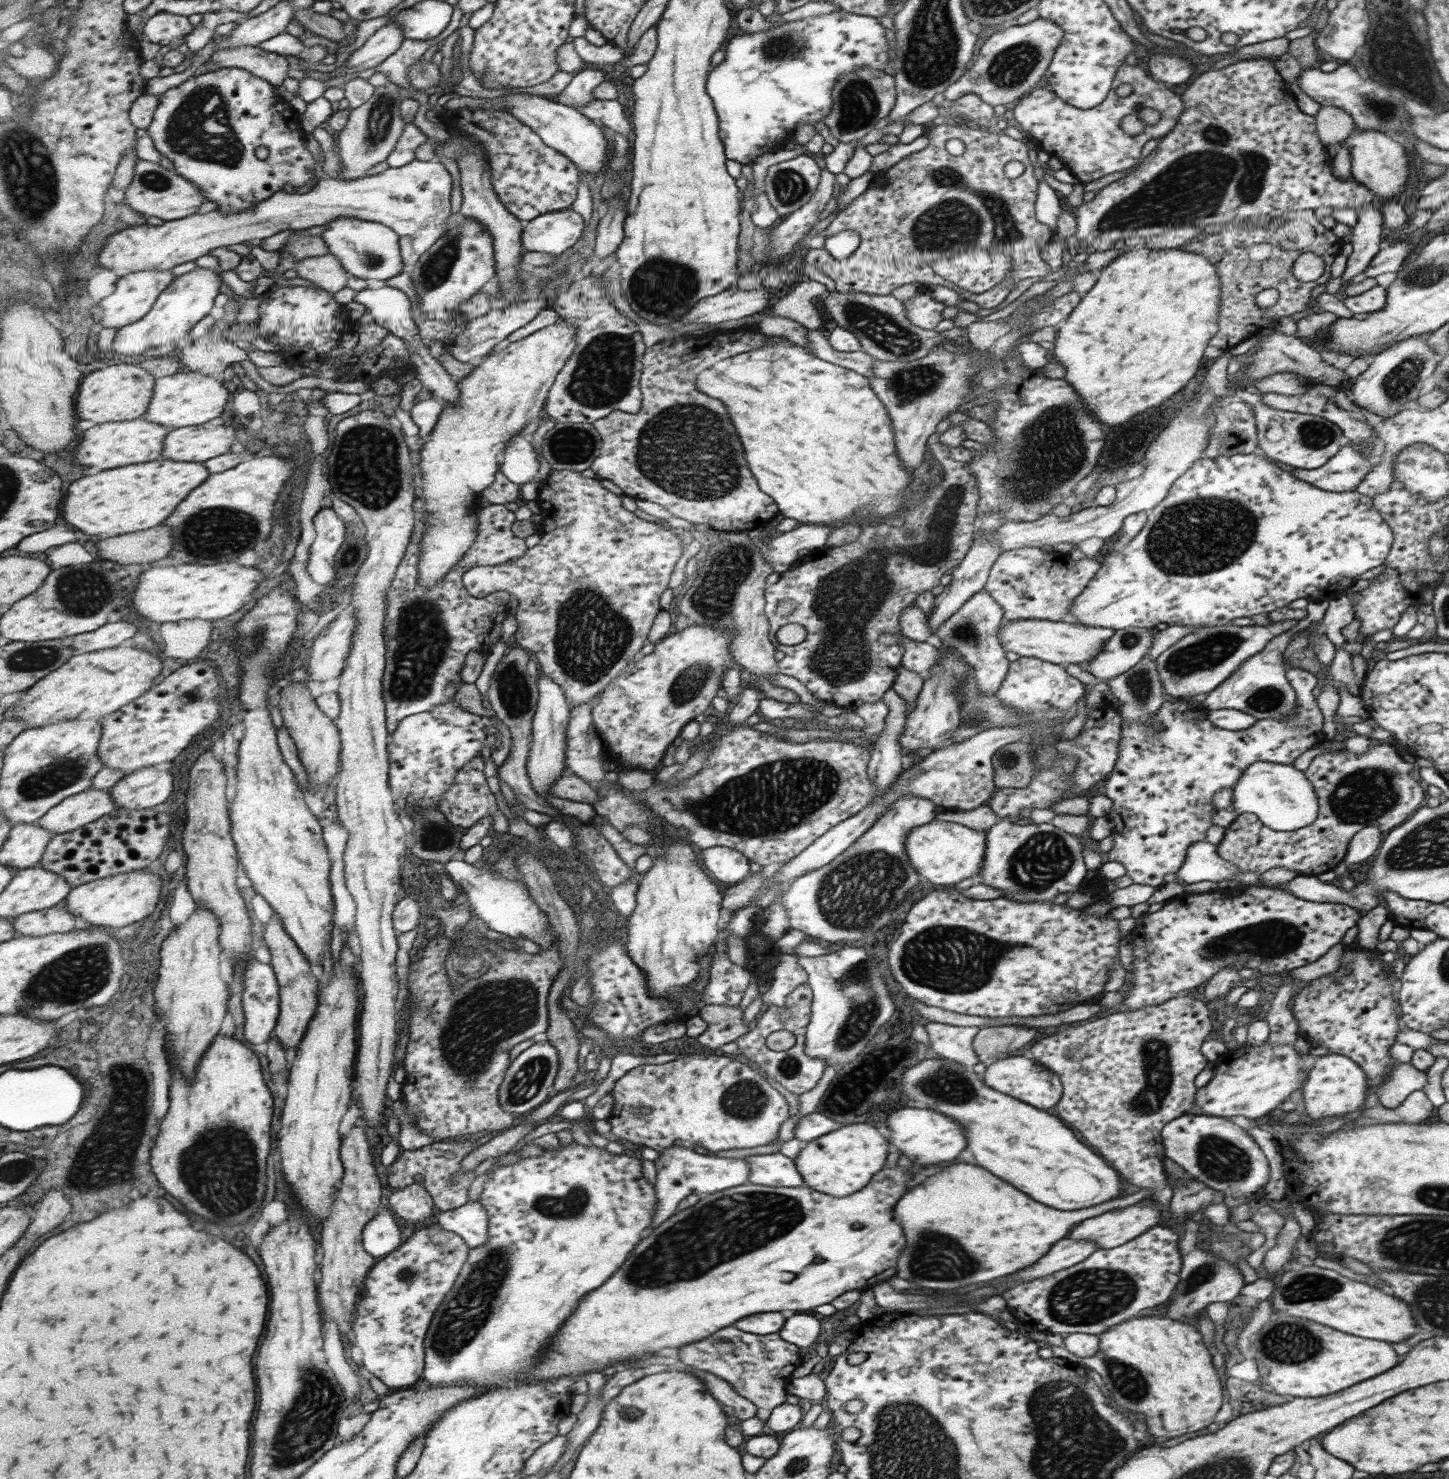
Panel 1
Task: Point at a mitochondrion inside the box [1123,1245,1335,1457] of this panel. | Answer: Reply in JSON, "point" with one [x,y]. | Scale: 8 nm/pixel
{"point":[1284,1343]}

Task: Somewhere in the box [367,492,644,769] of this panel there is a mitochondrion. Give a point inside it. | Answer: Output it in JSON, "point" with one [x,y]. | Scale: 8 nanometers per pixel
{"point":[591,636]}

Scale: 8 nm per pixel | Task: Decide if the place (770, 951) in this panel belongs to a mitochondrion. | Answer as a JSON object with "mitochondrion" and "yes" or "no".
{"mitochondrion":"no"}

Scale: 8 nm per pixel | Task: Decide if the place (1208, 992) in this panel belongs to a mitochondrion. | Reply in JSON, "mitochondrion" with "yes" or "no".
{"mitochondrion":"no"}

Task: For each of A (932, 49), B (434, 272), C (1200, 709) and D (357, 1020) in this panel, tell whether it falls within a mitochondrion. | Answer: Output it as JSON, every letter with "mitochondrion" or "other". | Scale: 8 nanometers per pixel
{"A":"mitochondrion","B":"mitochondrion","C":"other","D":"other"}

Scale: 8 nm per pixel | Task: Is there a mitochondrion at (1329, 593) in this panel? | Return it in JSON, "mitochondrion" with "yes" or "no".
{"mitochondrion":"no"}

